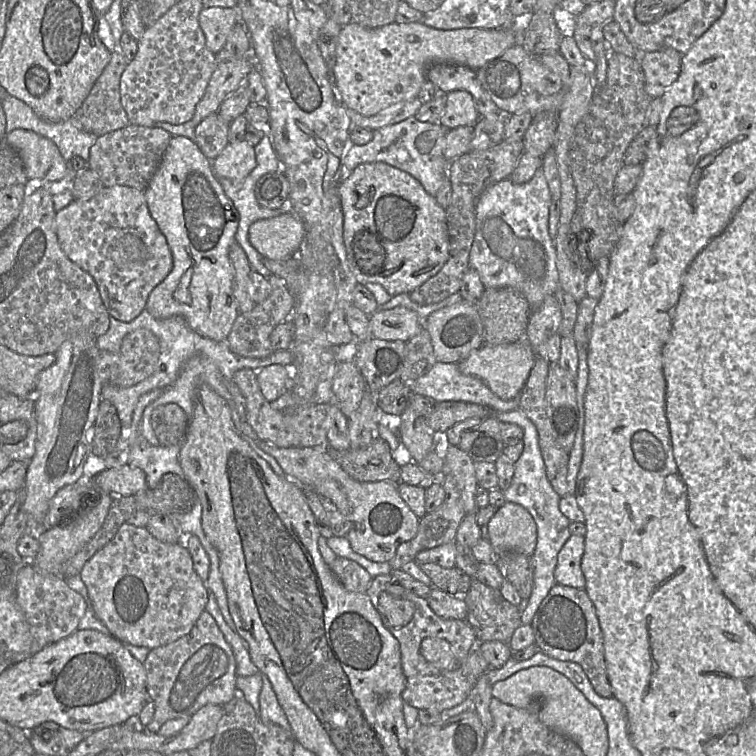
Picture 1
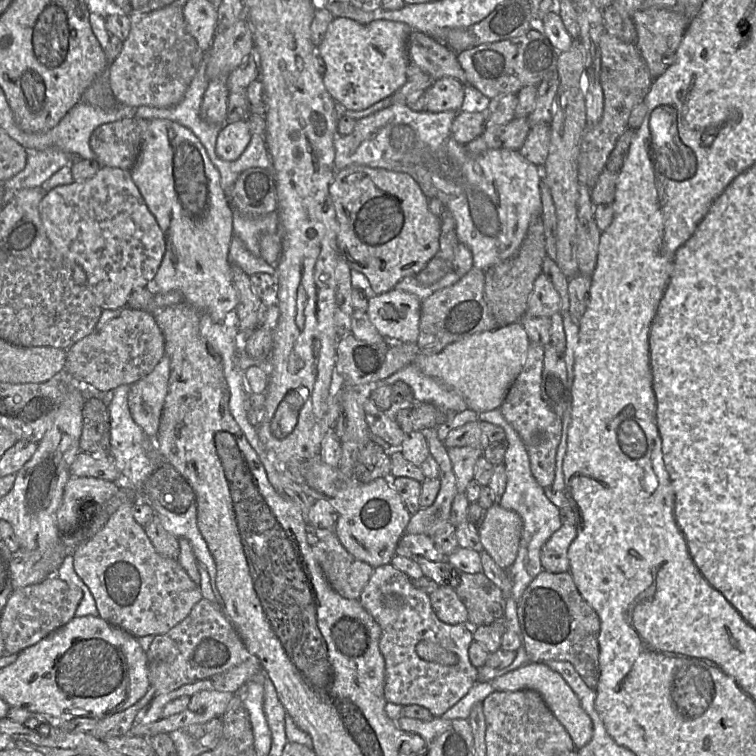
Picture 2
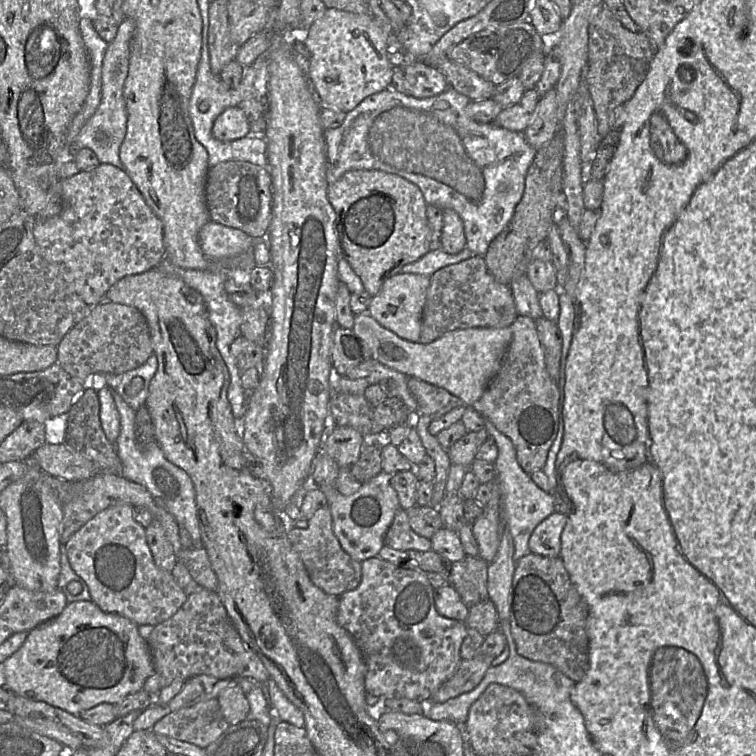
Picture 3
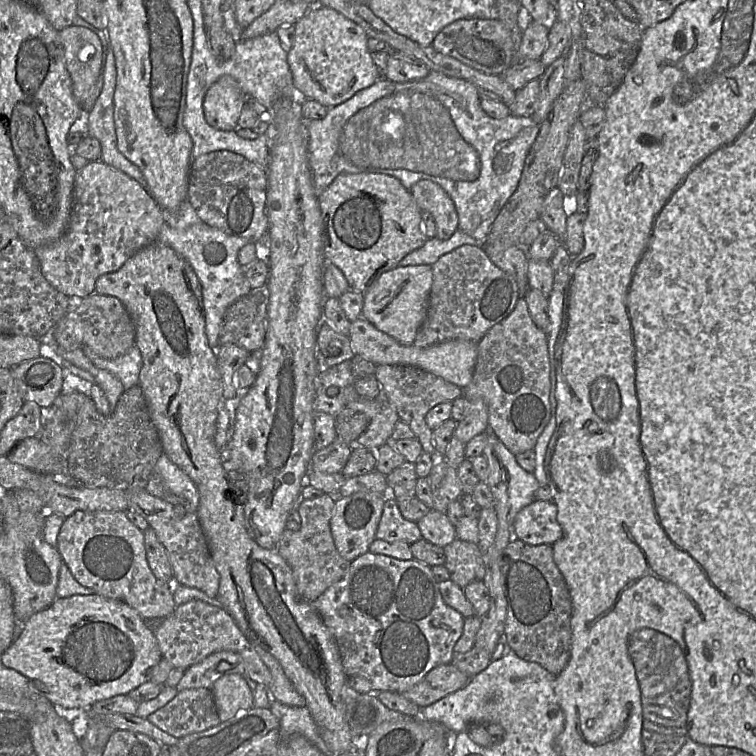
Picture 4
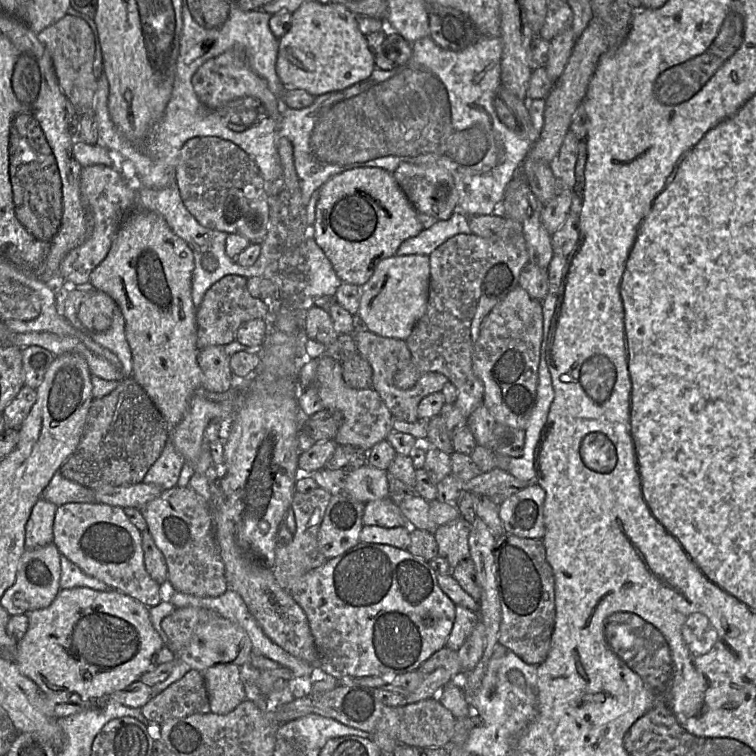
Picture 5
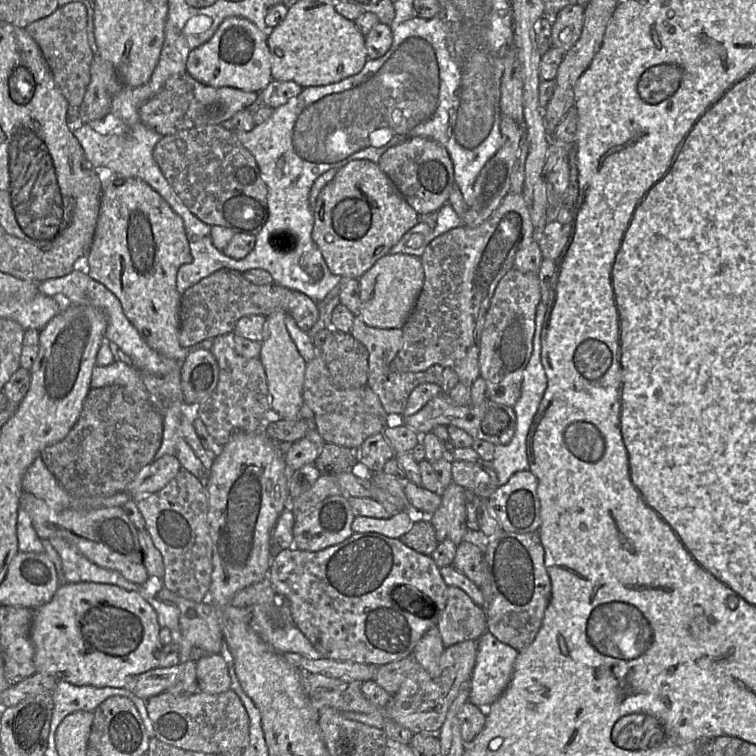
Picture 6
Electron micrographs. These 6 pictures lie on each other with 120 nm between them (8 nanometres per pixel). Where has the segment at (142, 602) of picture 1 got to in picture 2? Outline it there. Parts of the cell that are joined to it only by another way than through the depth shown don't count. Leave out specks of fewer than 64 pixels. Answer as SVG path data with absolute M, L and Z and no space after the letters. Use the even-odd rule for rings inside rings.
M123 505L104 527L72 552L73 566L89 588L99 616L136 638L167 633L184 620L203 596L178 560L159 555L144 528L135 522L133 505Z

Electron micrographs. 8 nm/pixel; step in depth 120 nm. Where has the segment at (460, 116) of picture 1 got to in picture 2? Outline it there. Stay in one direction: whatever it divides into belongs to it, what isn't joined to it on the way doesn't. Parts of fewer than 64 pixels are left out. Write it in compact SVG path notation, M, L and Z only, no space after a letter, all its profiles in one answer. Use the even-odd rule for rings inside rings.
M437 79L425 91L425 110L433 113L459 112L465 99L465 86L457 79Z

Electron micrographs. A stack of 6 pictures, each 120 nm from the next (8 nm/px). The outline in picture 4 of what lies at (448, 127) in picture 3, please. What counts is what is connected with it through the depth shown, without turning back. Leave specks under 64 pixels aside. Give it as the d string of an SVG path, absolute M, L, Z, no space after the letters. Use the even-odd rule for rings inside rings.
M430 71L425 78L409 82L398 83L381 77L373 85L358 91L347 101L328 108L327 115L323 119L305 120L309 134L308 162L316 191L320 193L327 189L332 181L342 173L391 175L397 178L408 190L420 180L431 180L440 185L453 200L458 213L459 229L478 241L485 241L500 210L517 189L526 156L538 136L540 125L532 117L509 115L503 119L494 119L484 112L480 101L481 97L474 84L463 79L446 76L437 71Z

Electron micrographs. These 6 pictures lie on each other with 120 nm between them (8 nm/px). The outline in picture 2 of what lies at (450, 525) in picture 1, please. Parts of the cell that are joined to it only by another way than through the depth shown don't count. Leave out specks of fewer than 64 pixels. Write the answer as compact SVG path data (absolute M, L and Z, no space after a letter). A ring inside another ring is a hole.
M426 428L421 432L426 438L430 455L439 466L440 490L432 505L411 515L406 532L431 536L449 523L452 502L458 490L447 449L437 437L437 428Z

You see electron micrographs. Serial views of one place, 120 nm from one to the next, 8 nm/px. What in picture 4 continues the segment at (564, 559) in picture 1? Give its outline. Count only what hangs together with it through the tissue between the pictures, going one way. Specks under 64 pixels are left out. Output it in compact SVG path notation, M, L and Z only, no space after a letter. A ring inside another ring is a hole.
M535 500L522 508L512 524L512 536L530 545L553 545L562 538L553 502Z

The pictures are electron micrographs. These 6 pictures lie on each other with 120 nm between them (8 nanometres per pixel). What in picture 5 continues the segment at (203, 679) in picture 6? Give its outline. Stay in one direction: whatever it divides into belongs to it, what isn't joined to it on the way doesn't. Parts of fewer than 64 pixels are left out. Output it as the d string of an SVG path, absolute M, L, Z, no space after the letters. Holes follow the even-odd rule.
M215 664L203 672L211 712L226 715L246 700L242 670L235 664Z

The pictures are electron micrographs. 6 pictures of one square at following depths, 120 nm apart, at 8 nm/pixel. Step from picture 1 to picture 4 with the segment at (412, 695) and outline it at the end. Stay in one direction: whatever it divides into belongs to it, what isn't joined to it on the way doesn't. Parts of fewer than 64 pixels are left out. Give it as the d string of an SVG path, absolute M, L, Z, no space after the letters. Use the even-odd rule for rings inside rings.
M371 552L351 561L345 575L314 600L313 606L335 640L346 686L361 694L407 691L433 668L450 664L465 619L443 601L431 567L414 559L399 560Z

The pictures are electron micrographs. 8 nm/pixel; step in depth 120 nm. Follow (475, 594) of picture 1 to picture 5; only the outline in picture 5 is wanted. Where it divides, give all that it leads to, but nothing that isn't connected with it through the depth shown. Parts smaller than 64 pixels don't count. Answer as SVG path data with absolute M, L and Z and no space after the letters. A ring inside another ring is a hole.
M463 517L437 526L433 532L438 545L438 555L448 561L451 570L461 561L470 558L469 533L469 524Z

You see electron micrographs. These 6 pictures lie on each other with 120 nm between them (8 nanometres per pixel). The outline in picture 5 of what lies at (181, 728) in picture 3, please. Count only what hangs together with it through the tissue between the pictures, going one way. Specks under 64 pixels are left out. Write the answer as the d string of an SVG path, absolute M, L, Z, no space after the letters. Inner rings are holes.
M188 671L141 709L149 722L161 724L166 720L211 712L203 673Z

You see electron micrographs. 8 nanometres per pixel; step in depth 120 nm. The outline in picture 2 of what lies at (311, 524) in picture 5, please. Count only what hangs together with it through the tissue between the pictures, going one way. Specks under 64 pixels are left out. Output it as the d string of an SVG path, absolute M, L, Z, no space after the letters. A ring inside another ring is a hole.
M307 526L306 530L317 537L311 549L332 589L344 598L358 599L373 568L352 556L340 543L333 529Z

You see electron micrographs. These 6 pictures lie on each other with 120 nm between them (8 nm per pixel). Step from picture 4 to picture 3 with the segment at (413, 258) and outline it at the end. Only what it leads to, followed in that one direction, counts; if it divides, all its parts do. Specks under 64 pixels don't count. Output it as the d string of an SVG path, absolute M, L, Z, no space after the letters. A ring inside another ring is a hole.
M433 246L433 248L419 260L403 266L401 272L431 276L437 270L468 259L471 256L473 256L473 253L468 247L465 247L457 254L449 254L441 247Z

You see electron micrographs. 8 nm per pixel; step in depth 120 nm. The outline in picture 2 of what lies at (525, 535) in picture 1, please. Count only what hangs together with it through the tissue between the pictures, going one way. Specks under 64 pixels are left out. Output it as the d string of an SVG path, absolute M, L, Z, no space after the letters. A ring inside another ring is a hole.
M494 504L486 510L486 517L478 530L483 549L495 563L508 570L514 563L523 530L520 516Z

